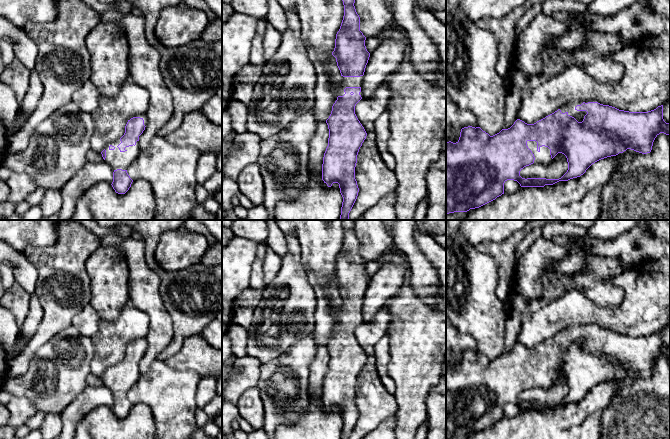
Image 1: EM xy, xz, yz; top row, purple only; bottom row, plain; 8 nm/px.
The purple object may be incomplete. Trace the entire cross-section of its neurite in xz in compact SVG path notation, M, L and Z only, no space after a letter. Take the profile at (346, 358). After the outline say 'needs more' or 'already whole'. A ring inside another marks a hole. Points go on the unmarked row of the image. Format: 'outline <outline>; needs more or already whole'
outline M341 221L344 240L332 276L341 303L336 315L337 324L326 344L329 362L323 381L322 404L328 411L339 408L343 421L341 439L349 439L359 416L355 403L357 379L367 360L355 338L355 330L363 322L363 299L370 277L365 270L366 261L360 255L355 221Z; needs more

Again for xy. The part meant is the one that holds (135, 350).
outline M138 339L128 344L124 359L107 369L101 376L104 387L110 389L113 396L112 411L118 418L125 418L133 404L127 397L127 392L140 377L139 361L145 354L147 341Z; needs more

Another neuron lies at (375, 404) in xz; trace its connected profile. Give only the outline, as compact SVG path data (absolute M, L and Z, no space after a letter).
M386 302L371 322L362 322L355 330L355 338L367 360L357 379L355 403L359 416L349 439L363 439L397 410L394 395L386 389L377 373L374 357L375 345L387 333L391 320Z

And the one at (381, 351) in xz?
M386 333L382 338L378 340L374 348L375 365L377 373L386 387L386 389L393 394L396 389L395 382L389 376L387 366L390 360L389 353L389 336Z

